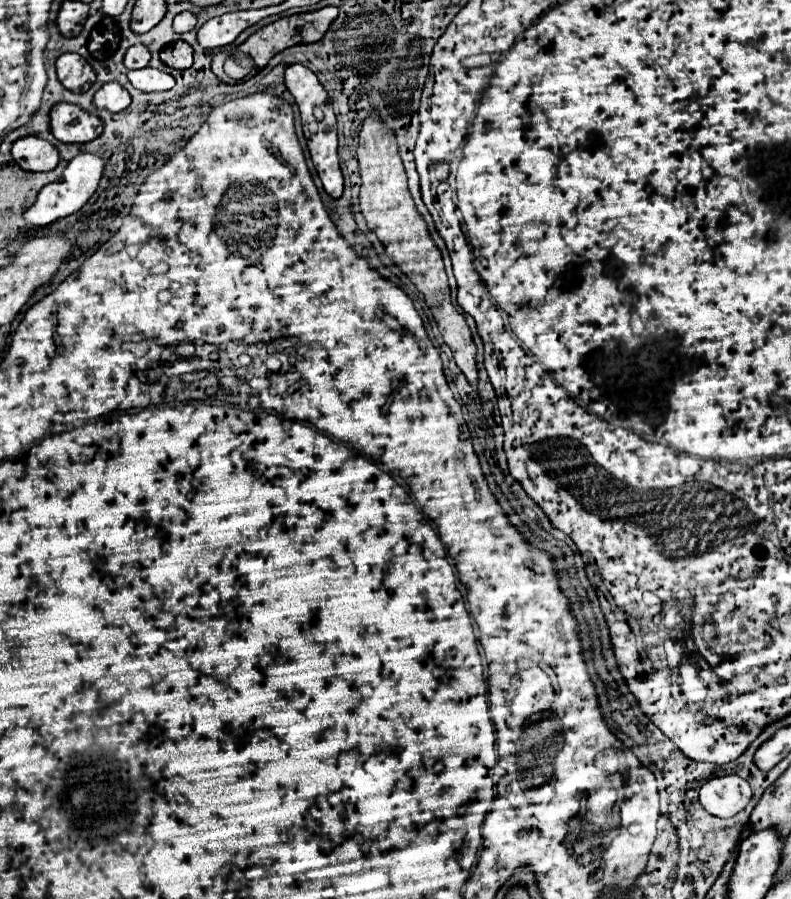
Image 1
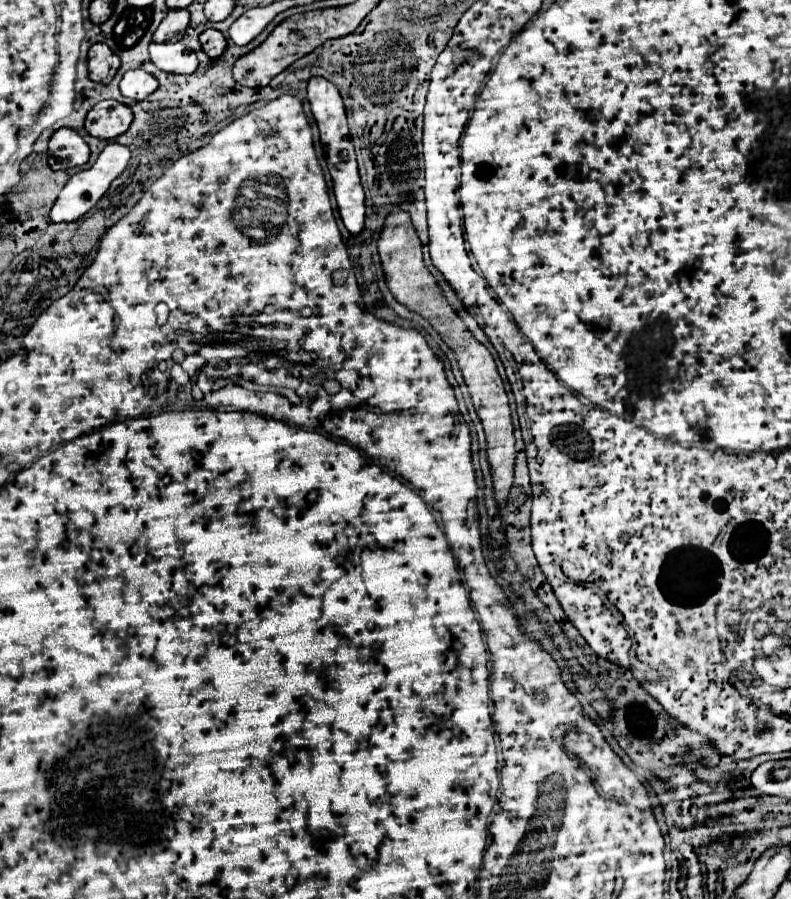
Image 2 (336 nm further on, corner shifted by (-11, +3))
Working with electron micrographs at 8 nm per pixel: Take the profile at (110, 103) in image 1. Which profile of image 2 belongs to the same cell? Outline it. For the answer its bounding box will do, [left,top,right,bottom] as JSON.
[119,69,159,101]

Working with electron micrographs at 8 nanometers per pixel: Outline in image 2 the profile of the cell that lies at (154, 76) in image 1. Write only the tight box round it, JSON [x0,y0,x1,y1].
[149,43,197,75]

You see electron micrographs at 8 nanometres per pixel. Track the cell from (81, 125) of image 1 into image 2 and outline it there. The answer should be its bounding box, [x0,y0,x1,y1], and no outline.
[85,103,133,139]

